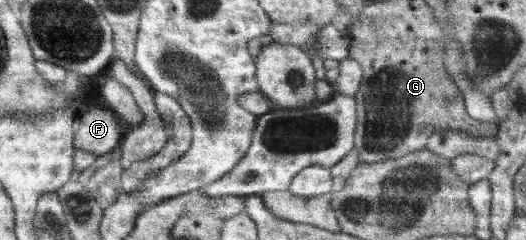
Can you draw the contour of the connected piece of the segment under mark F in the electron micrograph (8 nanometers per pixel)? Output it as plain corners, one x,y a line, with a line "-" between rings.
93,105
87,111
78,112
74,146
98,157
121,144
124,131
117,114
111,109

